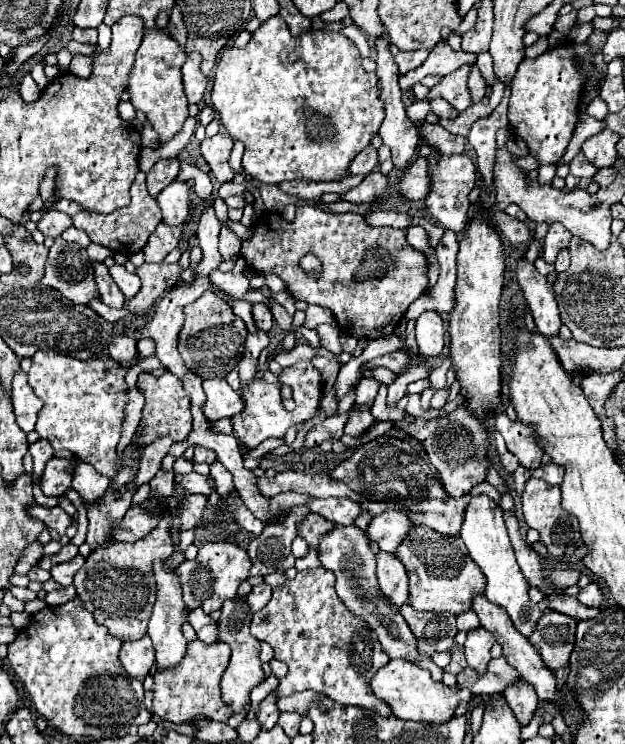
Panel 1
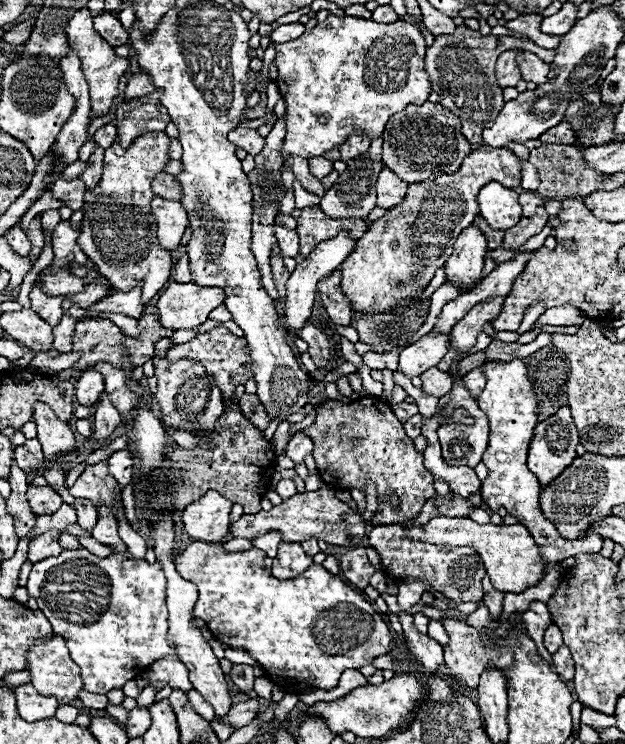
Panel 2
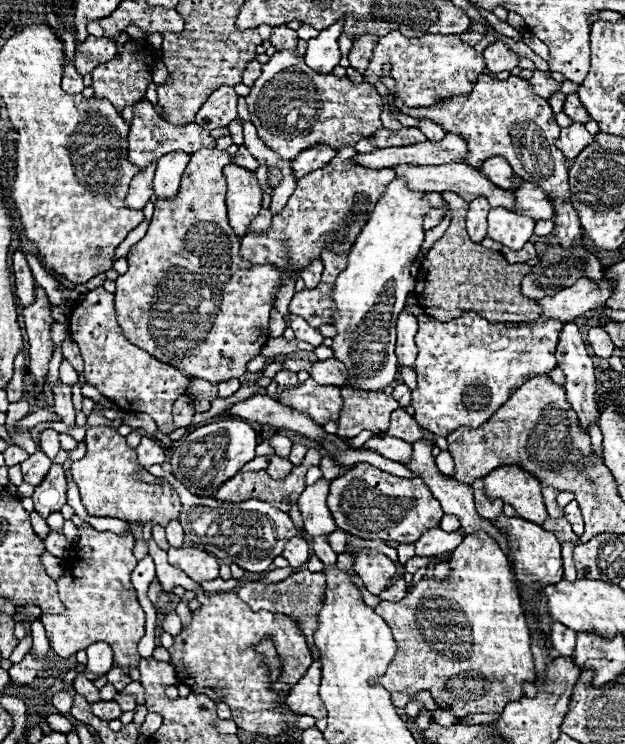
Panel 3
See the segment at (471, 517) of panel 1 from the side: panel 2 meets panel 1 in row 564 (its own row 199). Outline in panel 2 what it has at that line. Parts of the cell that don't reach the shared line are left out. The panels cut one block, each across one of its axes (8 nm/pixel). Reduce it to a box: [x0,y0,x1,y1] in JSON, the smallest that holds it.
[478,182,522,230]

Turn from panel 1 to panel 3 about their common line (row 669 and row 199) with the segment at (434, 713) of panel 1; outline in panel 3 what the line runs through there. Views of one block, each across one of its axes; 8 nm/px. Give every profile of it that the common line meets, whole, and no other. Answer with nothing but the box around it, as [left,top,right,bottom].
[330,178,428,392]

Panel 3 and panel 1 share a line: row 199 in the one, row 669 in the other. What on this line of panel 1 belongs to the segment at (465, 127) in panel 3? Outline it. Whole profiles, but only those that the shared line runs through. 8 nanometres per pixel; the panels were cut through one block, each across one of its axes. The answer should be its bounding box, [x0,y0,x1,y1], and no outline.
[528,610,576,688]

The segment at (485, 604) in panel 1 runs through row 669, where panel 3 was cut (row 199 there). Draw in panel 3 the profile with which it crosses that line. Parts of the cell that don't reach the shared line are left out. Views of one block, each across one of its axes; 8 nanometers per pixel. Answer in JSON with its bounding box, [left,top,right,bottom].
[514,182,554,220]

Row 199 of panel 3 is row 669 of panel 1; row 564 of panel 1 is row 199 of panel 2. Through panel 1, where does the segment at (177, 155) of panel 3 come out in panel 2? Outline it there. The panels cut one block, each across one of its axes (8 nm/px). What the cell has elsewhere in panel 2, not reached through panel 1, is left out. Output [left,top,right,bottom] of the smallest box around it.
[152,196,188,250]

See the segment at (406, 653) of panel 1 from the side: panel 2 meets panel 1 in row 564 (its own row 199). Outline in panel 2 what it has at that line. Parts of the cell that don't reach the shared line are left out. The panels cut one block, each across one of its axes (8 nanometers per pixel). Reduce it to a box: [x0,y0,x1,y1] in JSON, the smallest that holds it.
[320,152,384,218]

